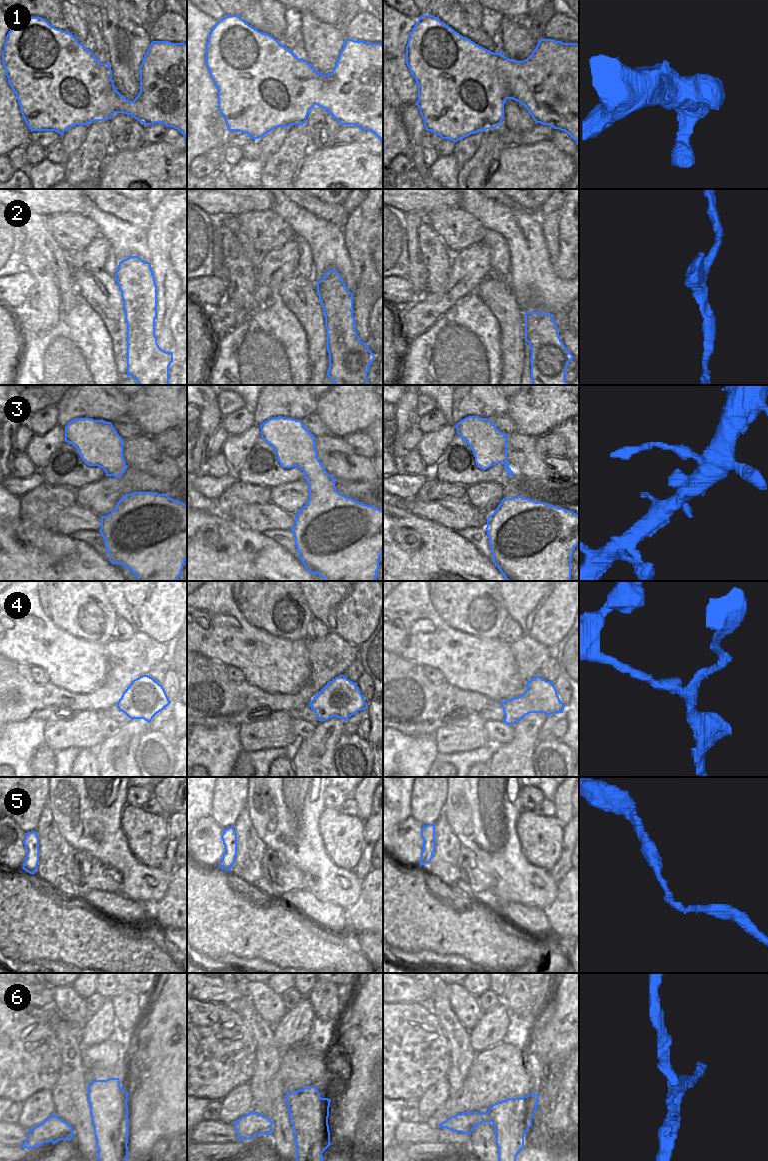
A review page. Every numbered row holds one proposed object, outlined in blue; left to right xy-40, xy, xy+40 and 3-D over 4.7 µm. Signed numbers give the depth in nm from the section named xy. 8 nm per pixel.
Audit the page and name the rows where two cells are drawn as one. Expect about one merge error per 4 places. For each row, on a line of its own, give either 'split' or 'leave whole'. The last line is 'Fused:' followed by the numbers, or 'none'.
1: leave whole
2: leave whole
3: leave whole
4: split
5: leave whole
6: split
Fused: 4, 6

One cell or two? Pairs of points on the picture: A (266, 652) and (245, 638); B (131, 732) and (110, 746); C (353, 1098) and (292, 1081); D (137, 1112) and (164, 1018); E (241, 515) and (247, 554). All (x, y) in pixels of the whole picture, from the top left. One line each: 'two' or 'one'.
A: one
B: one
C: two
D: one
E: two

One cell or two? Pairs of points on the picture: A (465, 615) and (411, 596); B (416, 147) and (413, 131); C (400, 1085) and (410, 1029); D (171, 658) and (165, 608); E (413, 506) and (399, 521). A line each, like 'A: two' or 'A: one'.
A: two
B: one
C: one
D: two
E: two

